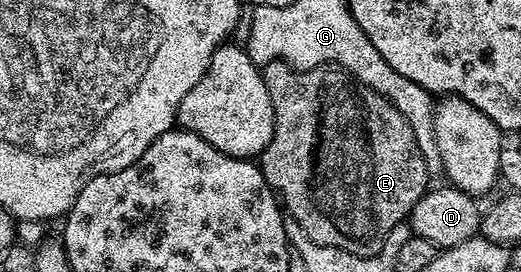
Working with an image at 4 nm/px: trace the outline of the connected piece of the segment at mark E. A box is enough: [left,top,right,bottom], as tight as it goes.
[259,60,431,256]

